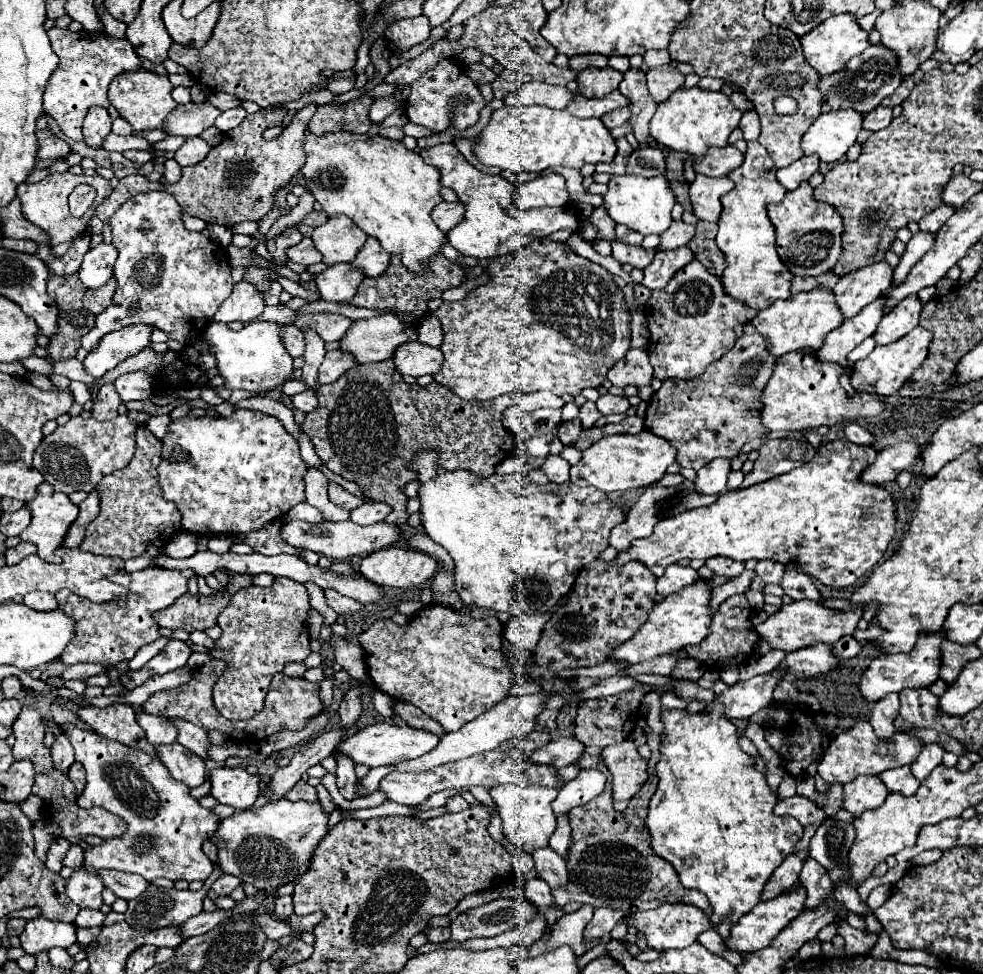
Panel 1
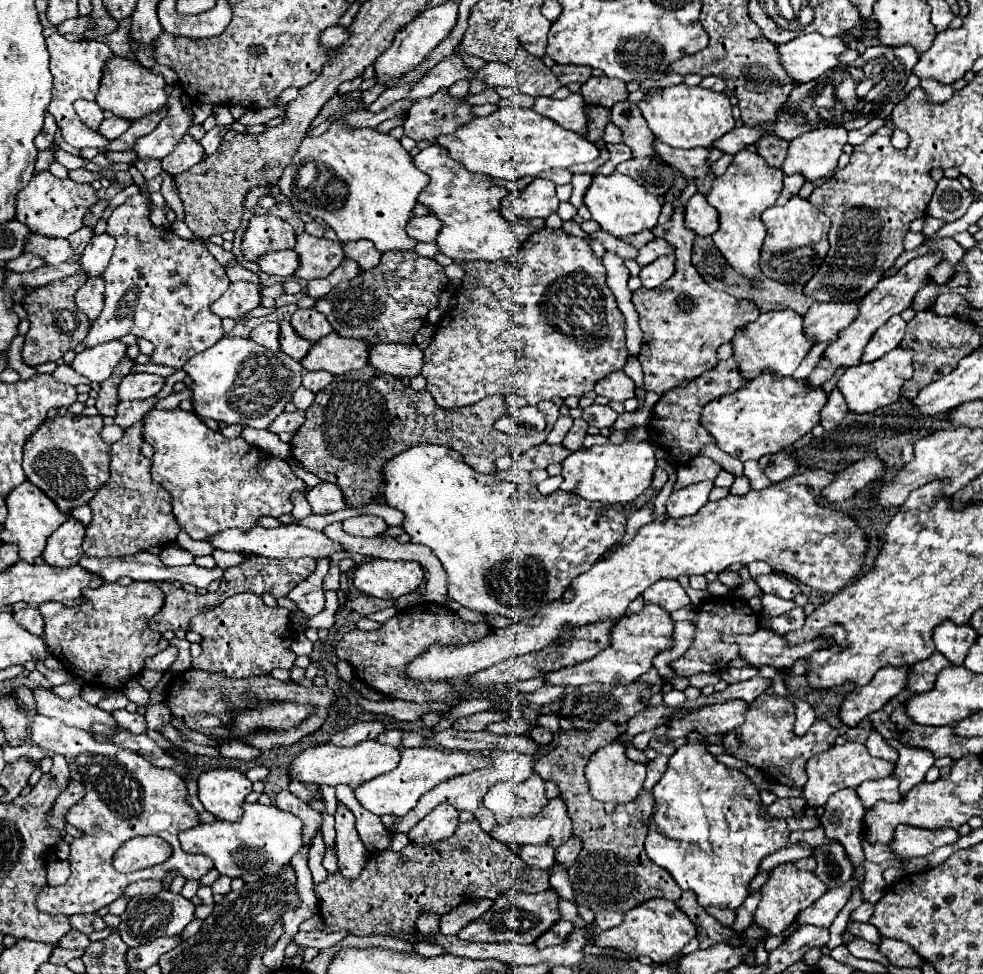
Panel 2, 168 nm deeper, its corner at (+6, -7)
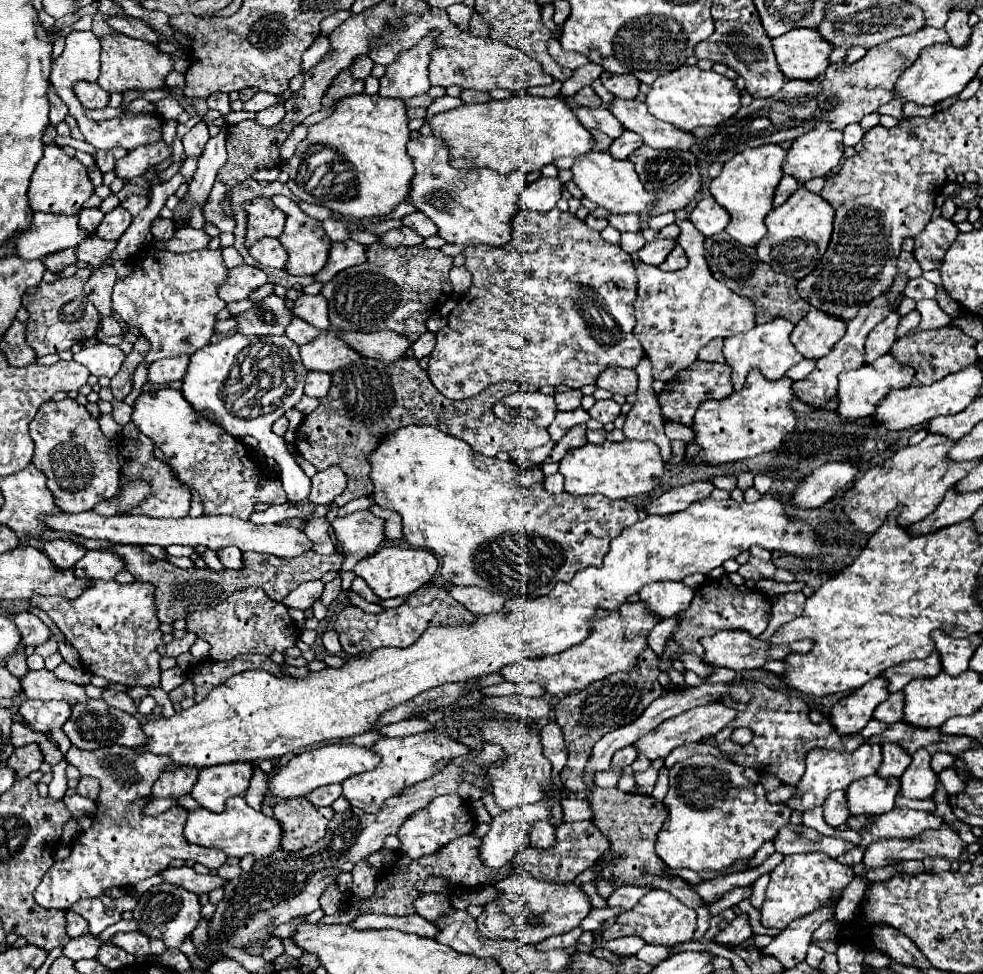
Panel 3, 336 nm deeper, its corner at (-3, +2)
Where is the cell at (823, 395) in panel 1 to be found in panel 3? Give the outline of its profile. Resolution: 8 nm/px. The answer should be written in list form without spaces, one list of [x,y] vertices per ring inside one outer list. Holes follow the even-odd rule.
[[[750,371],[742,391],[734,391],[720,401],[704,401],[698,407],[692,425],[696,431],[694,441],[702,447],[702,453],[696,455],[694,461],[718,465],[774,451],[784,441],[784,435],[796,429],[796,413],[790,403],[798,401],[798,397],[794,395],[792,383],[790,377],[770,381],[760,371]]]

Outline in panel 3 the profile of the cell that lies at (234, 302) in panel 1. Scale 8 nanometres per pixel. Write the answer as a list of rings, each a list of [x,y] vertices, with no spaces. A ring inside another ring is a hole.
[[[252,265],[234,267],[228,273],[228,281],[220,287],[218,295],[226,303],[234,303],[240,299],[248,299],[256,289],[260,289],[266,283],[266,273]]]

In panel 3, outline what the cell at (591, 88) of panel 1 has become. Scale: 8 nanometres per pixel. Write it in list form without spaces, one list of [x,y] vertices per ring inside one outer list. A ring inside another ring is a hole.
[[[602,71],[600,75],[602,85],[620,99],[636,99],[640,81],[634,75],[610,75],[608,71]]]

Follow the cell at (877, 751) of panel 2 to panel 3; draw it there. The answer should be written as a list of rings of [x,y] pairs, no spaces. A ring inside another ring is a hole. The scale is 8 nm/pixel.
[[[884,743],[882,755],[884,755],[884,759],[878,769],[880,777],[900,777],[912,759],[912,755],[908,751],[902,751],[902,747],[898,747],[898,743]]]

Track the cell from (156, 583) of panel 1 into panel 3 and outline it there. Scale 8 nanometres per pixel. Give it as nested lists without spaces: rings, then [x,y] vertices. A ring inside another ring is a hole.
[[[94,581],[92,587],[84,589],[78,599],[66,597],[42,597],[30,599],[30,605],[44,609],[50,619],[70,641],[84,667],[92,675],[100,675],[112,683],[124,687],[158,687],[160,685],[160,653],[156,651],[162,643],[160,621],[156,617],[156,599],[152,583],[130,583],[122,585],[118,581]]]

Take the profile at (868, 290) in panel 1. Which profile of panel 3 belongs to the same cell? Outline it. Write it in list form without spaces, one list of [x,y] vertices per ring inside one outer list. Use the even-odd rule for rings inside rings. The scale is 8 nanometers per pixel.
[[[812,307],[808,315],[800,319],[790,339],[804,357],[820,359],[832,349],[832,345],[844,333],[846,333],[846,323],[842,323],[842,319],[834,319],[824,311]]]

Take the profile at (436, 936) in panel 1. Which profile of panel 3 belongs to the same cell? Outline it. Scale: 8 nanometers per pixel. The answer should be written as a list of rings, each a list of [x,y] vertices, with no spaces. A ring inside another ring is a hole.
[[[426,893],[420,899],[414,901],[414,909],[418,915],[422,915],[428,921],[440,919],[442,915],[450,913],[452,901],[446,893]]]

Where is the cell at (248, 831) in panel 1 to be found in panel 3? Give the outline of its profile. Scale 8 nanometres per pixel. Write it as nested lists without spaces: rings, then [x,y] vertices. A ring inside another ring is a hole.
[[[234,797],[226,801],[224,813],[212,813],[206,809],[190,811],[184,827],[184,837],[194,845],[218,847],[228,857],[242,859],[244,855],[252,855],[256,861],[262,861],[266,859],[266,855],[272,855],[276,849],[280,849],[282,825],[274,817],[268,817],[262,811],[252,809],[244,797]]]

